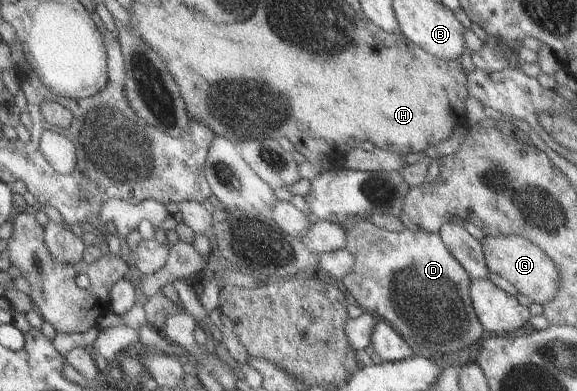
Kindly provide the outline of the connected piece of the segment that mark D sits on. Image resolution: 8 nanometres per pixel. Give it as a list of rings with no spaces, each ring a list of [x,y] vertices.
[[[358,219],[344,231],[344,249],[354,259],[352,269],[339,280],[349,301],[364,313],[373,314],[386,322],[400,337],[404,337],[408,347],[412,345],[410,349],[416,357],[444,357],[444,353],[465,350],[485,335],[470,305],[468,285],[471,279],[448,254],[436,232],[406,228],[404,231],[389,233],[369,221]]]

